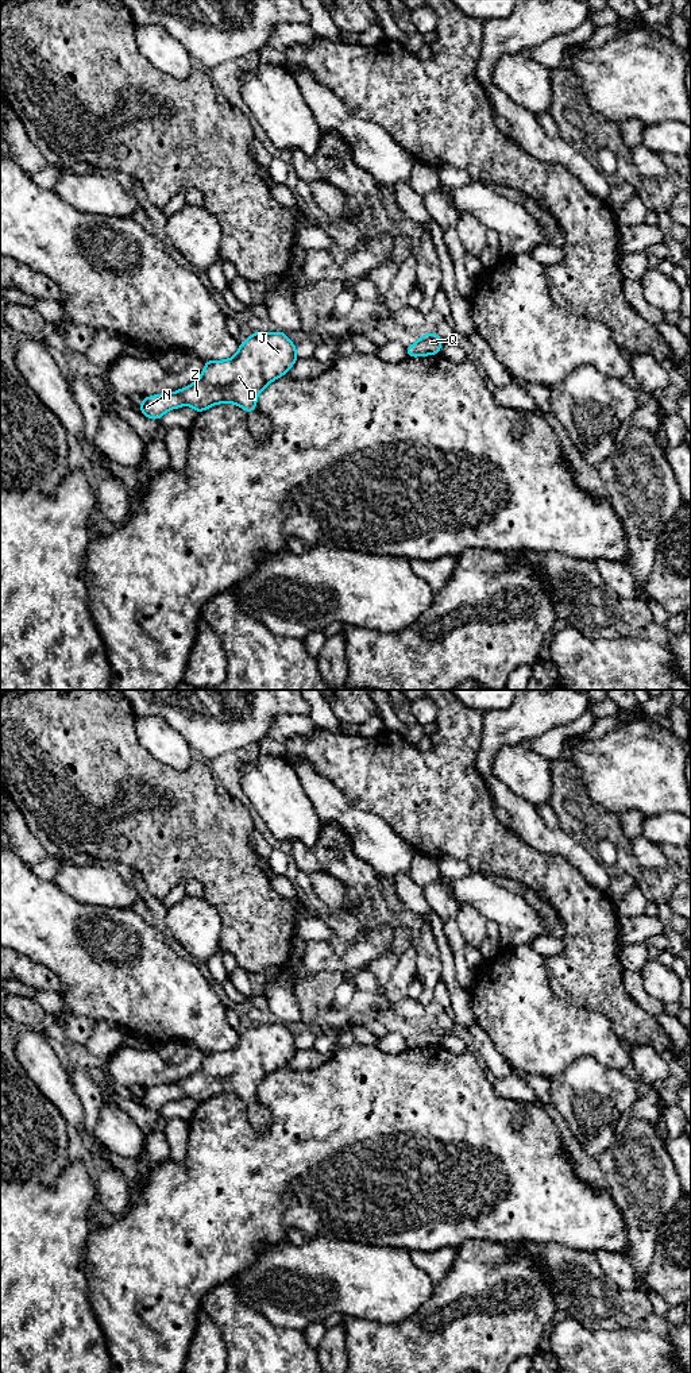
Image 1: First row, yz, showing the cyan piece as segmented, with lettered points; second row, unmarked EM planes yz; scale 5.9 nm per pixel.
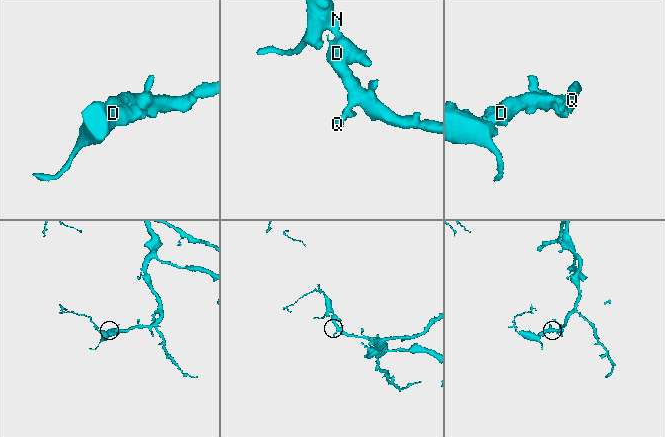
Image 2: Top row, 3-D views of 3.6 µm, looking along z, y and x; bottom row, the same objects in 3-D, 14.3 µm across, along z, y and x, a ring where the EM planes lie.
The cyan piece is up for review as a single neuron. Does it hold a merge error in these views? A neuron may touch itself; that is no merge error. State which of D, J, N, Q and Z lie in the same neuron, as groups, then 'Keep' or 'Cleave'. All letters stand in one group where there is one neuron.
Groups: D J N Q Z. Keep

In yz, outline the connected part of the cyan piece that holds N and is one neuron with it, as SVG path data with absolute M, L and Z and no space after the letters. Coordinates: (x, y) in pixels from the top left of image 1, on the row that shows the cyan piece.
M254 332L235 356L206 360L200 378L178 392L143 397L140 412L159 420L167 410L184 405L197 413L216 404L235 404L247 413L256 409L259 393L286 374L298 360L297 346L283 332Z

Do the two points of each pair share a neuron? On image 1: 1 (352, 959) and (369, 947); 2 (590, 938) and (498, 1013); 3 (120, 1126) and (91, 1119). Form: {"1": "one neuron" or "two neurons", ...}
{"1": "one neuron", "2": "two neurons", "3": "two neurons"}

